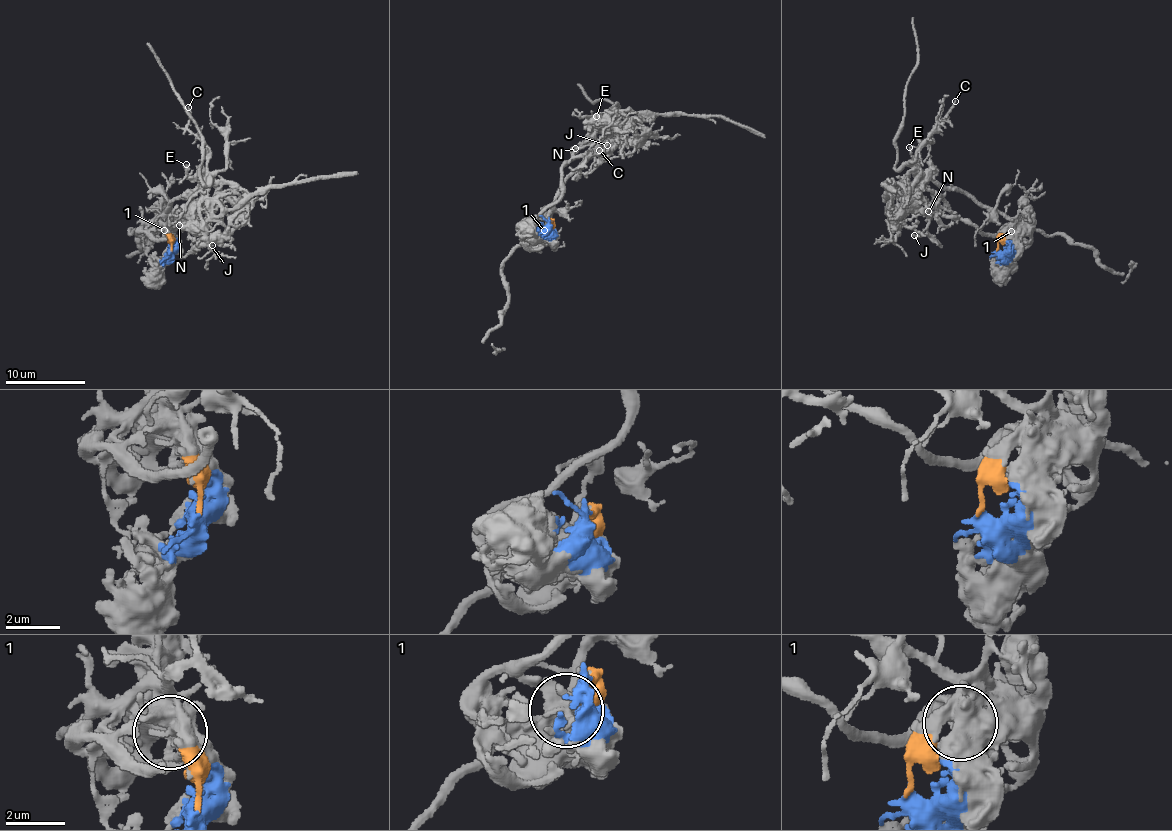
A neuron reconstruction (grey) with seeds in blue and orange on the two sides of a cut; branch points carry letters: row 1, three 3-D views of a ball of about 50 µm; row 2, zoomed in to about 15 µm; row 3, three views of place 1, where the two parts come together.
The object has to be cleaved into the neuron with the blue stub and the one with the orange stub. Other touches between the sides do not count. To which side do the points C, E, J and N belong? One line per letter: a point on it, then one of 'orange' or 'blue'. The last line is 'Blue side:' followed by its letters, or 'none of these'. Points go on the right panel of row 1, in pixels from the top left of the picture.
C: at (955, 101); orange
E: at (909, 147); orange
J: at (914, 235); blue
N: at (928, 211); blue
Blue side: J, N

